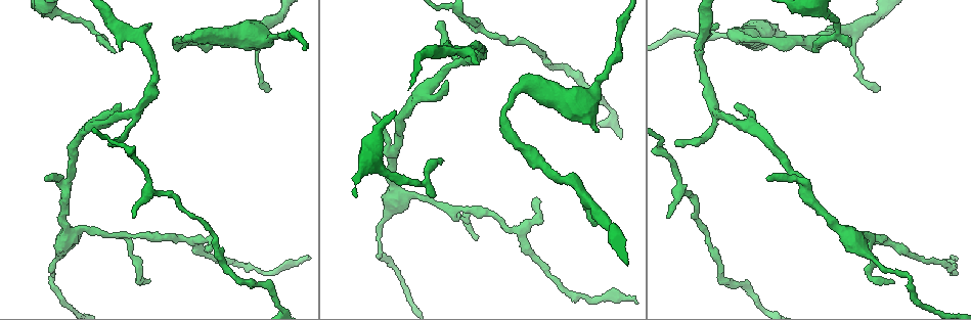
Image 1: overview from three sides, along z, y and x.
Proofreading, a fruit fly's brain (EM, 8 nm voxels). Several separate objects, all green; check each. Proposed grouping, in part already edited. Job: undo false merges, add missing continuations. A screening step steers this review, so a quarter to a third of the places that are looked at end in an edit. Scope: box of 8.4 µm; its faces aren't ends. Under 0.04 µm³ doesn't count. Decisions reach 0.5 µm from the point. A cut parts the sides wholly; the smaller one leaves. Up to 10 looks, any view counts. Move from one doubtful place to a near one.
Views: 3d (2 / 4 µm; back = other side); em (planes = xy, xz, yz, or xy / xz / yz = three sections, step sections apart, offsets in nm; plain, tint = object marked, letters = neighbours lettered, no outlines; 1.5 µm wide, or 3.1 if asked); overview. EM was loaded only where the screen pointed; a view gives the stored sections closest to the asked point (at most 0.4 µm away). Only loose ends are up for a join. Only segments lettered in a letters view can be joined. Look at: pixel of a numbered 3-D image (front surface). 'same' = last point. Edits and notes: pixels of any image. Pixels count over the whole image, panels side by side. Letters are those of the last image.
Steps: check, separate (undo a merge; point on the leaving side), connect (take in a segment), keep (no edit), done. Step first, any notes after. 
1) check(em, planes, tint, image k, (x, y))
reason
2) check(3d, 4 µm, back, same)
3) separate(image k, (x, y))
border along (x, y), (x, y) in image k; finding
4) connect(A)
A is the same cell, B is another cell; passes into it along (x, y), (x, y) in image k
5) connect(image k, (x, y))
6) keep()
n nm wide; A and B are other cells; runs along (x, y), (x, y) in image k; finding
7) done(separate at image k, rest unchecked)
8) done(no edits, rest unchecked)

check(em, xz, step 4, tint, image 1, (430, 196))
tapers out

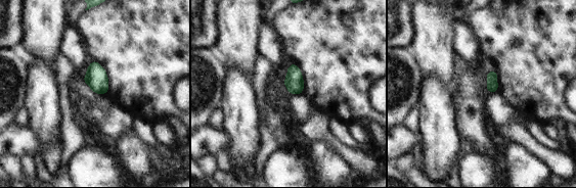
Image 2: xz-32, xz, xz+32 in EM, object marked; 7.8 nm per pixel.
check(em, planes, letters, same)

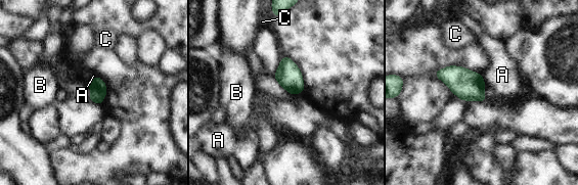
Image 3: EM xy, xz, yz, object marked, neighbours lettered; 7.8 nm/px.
keep()
A, B and C are other cells; border along (300, 93), (293, 94) in image 3; no lettered segment goes on from it

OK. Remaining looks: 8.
check(em, xy, step 8, tint, image 1, (478, 62))

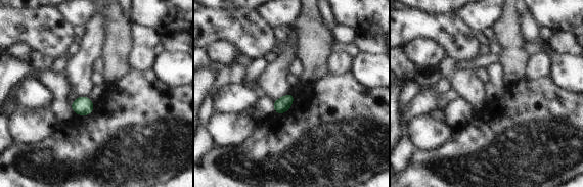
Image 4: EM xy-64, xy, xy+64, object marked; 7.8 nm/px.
check(em, planes, letters, same)

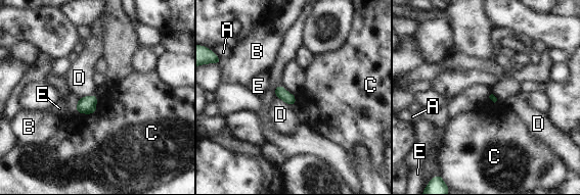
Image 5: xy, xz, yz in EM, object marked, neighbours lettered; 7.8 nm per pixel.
keep()
A, B, C, D and E are other cells; border along (275, 95), (291, 105) in image 5; no lettered segment goes on from it

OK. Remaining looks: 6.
check(em, planes, letters, image 1, (667, 216))
tapers out

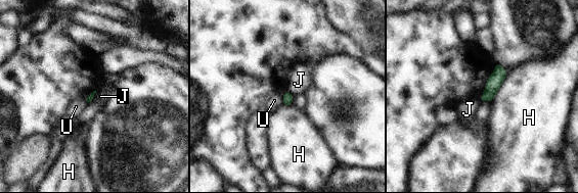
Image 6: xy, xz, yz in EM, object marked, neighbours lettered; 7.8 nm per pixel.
keep()
H, J and U are other cells; no lettered segment goes on from it

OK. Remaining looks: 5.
check(em, xy, step 8, letters, image 1, (208, 250))
branch stops here

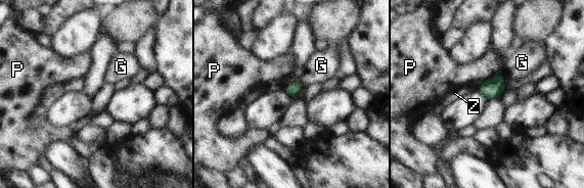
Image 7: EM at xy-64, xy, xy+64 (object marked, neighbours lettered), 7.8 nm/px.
check(em, planes, letters, same)

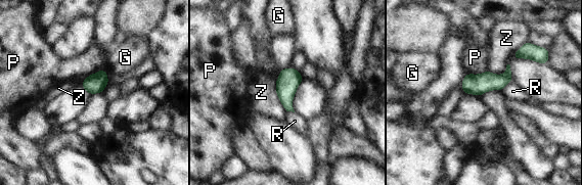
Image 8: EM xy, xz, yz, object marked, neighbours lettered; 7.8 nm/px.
keep()
150 nm wide; G, P, R and Z are other cells; border along (275, 81), (275, 92), (286, 111) in image 8; no lettered segment goes on from it

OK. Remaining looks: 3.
done(no edits, rest unchecked)

